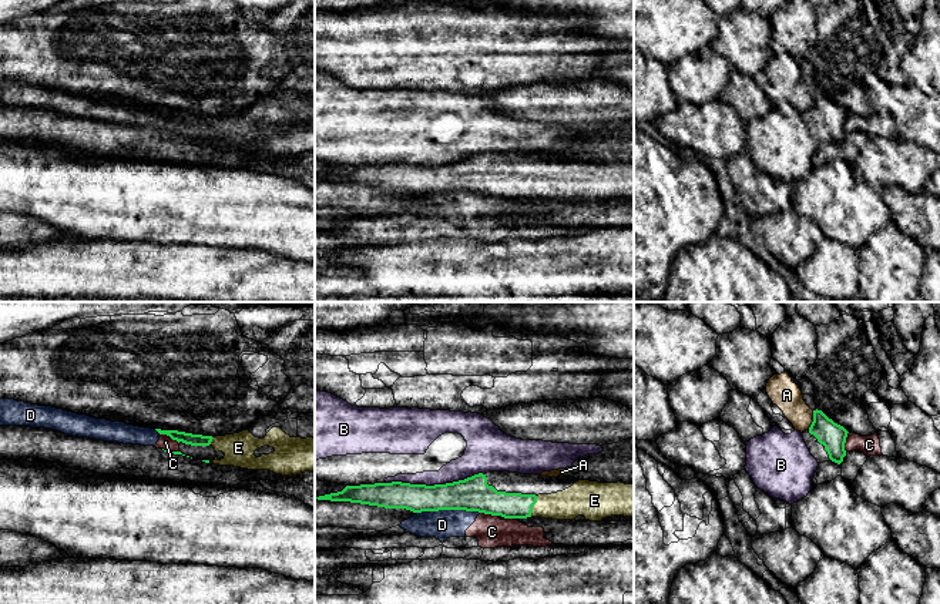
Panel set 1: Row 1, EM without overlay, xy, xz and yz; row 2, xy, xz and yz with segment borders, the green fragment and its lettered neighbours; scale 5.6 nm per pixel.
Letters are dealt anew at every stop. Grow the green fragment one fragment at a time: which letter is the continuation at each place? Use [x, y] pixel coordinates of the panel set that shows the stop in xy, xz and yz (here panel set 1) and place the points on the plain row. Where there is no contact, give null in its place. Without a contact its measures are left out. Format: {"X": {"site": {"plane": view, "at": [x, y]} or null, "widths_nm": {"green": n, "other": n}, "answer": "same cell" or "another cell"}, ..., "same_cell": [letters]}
{"A": {"site": {"plane": "yz", "at": [813, 100]}, "widths_nm": {"green": 150, "other": 160}, "answer": "another cell"}, "B": {"site": {"plane": "xz", "at": [435, 165]}, "widths_nm": {"green": 190, "other": 140}, "answer": "another cell"}, "C": {"site": {"plane": "xy", "at": [170, 117]}, "widths_nm": {"green": 70, "other": 80}, "answer": "another cell"}, "D": {"site": {"plane": "xz", "at": [447, 190]}, "widths_nm": {"green": 190, "other": 160}, "answer": "another cell"}, "E": {"site": {"plane": "xz", "at": [533, 185]}, "widths_nm": {"green": 150, "other": 180}, "answer": "same cell"}, "same_cell": ["E"]}

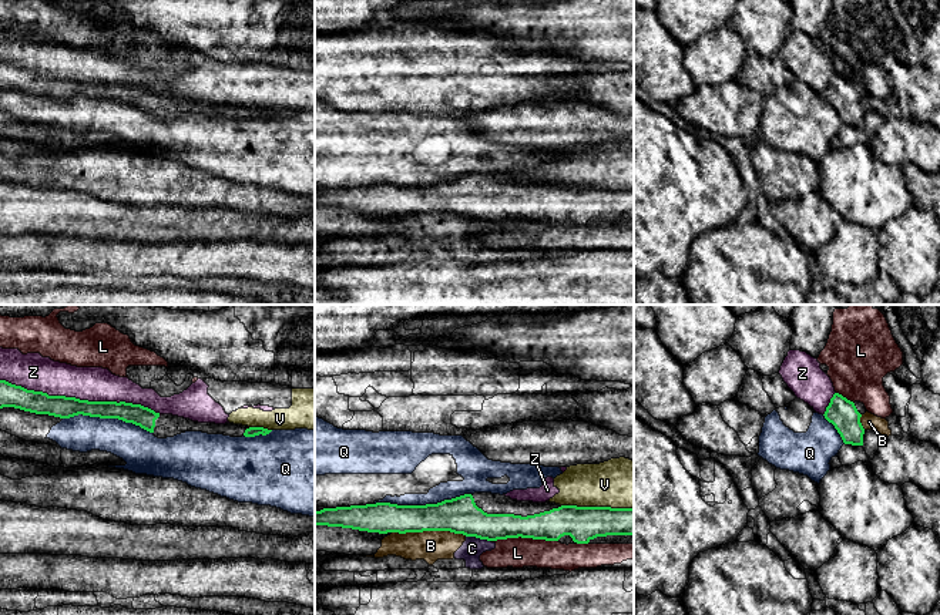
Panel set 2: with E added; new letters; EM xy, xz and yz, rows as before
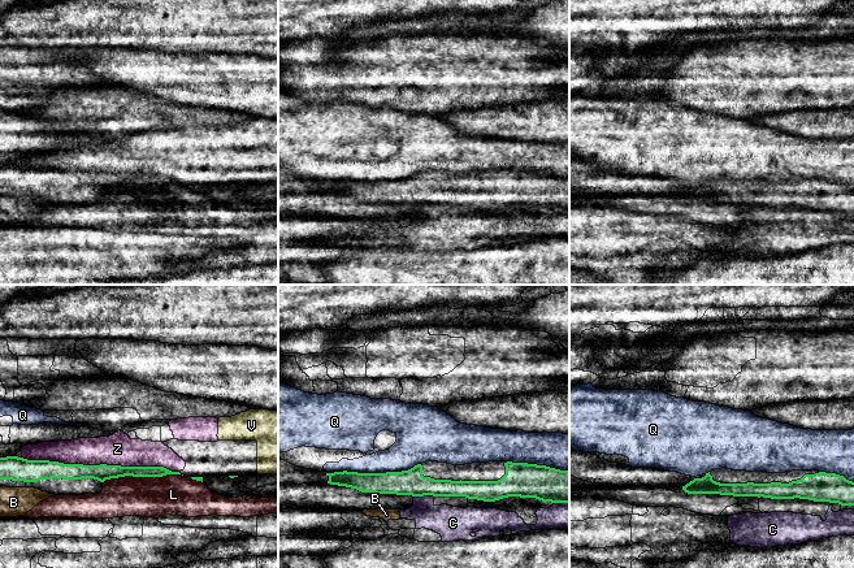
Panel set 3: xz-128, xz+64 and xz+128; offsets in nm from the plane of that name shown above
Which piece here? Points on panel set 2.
{"B": {"site": {"plane": "xz", "at": [429, 211]}, "widths_nm": {"green": 200, "other": 180}, "answer": "another cell"}, "C": {"site": {"plane": "xz", "at": [479, 218]}, "widths_nm": {"green": 200, "other": 120}, "answer": "another cell"}, "L": {"site": {"plane": "xz", "at": [524, 218]}, "widths_nm": {"green": 170, "other": 170}, "answer": "another cell"}, "Q": {"site": {"plane": "xz", "at": [422, 187]}, "widths_nm": {"green": 200, "other": 110}, "answer": "another cell"}, "V": {"site": {"plane": "xz", "at": [597, 188]}, "widths_nm": {"green": 190, "other": 280}, "answer": "another cell"}, "Z": {"site": {"plane": "xy", "at": [79, 80]}, "widths_nm": {"green": 130, "other": 190}, "answer": "another cell"}, "same_cell": []}

